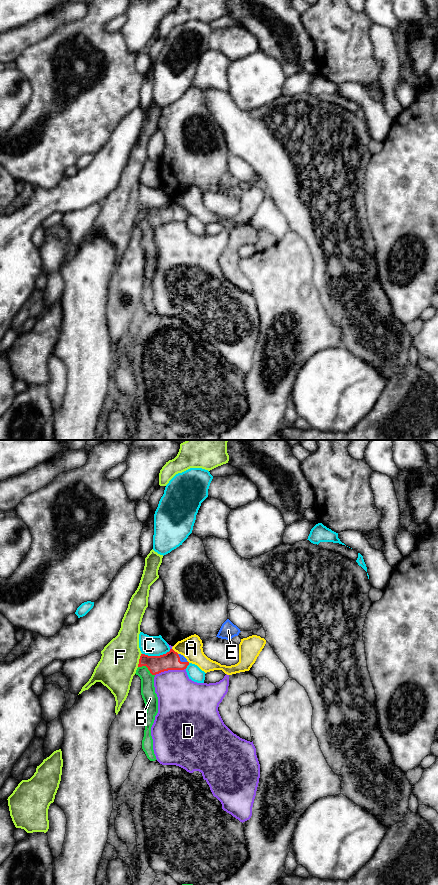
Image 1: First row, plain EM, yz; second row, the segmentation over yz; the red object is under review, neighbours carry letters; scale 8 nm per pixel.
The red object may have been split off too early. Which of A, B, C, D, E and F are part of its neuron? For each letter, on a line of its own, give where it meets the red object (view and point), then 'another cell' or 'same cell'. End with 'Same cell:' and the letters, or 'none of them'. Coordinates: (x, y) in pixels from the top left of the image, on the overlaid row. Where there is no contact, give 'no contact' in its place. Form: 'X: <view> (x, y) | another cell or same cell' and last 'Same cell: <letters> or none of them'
A: yz (174, 651) | another cell
B: yz (147, 667) | another cell
C: yz (156, 656) | another cell
D: yz (170, 669) | another cell
E: yz (180, 661) | same cell
F: yz (139, 660) | another cell
Same cell: E

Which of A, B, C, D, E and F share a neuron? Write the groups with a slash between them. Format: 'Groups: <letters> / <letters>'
Groups: A / B / C / D / E / F

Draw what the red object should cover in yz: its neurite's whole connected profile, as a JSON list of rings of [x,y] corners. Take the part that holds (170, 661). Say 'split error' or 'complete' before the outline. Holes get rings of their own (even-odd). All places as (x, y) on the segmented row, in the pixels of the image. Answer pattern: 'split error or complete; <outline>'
split error; [[[170,649],[160,656],[141,654],[138,667],[146,666],[152,675],[156,675],[168,670],[184,670],[188,665],[189,662],[183,655]]]

